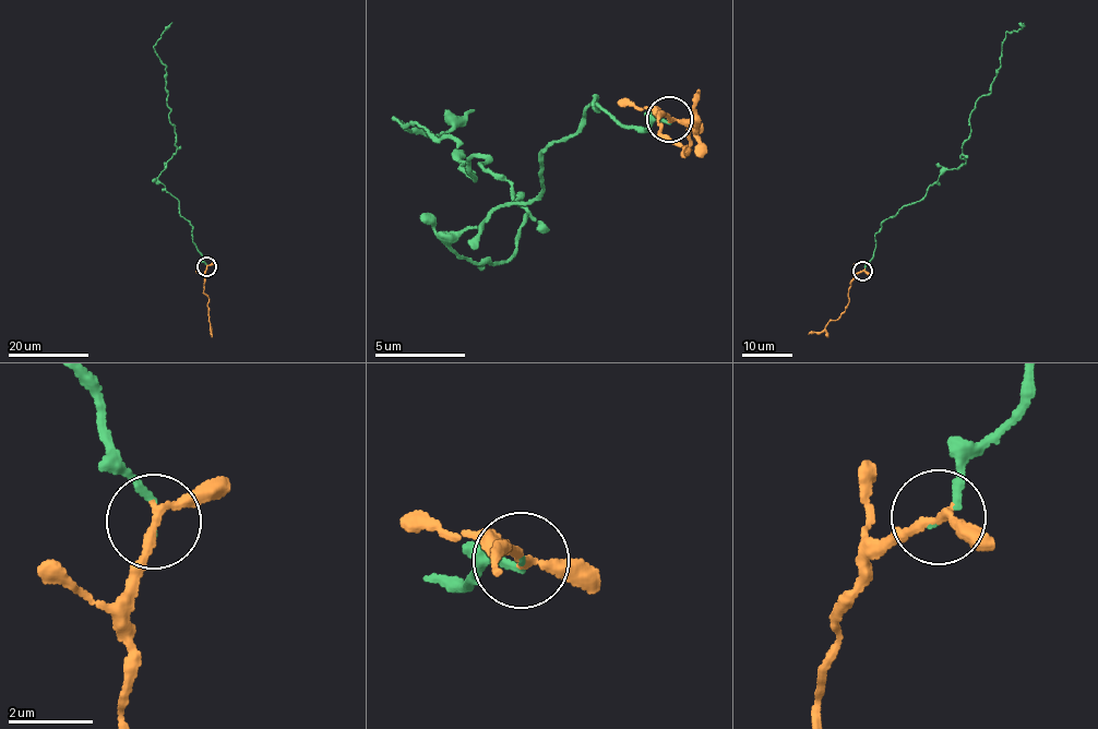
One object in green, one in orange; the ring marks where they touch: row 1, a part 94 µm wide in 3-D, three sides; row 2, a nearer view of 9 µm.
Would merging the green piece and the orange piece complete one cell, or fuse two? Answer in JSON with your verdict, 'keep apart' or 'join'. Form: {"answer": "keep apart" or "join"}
{"answer": "join"}

